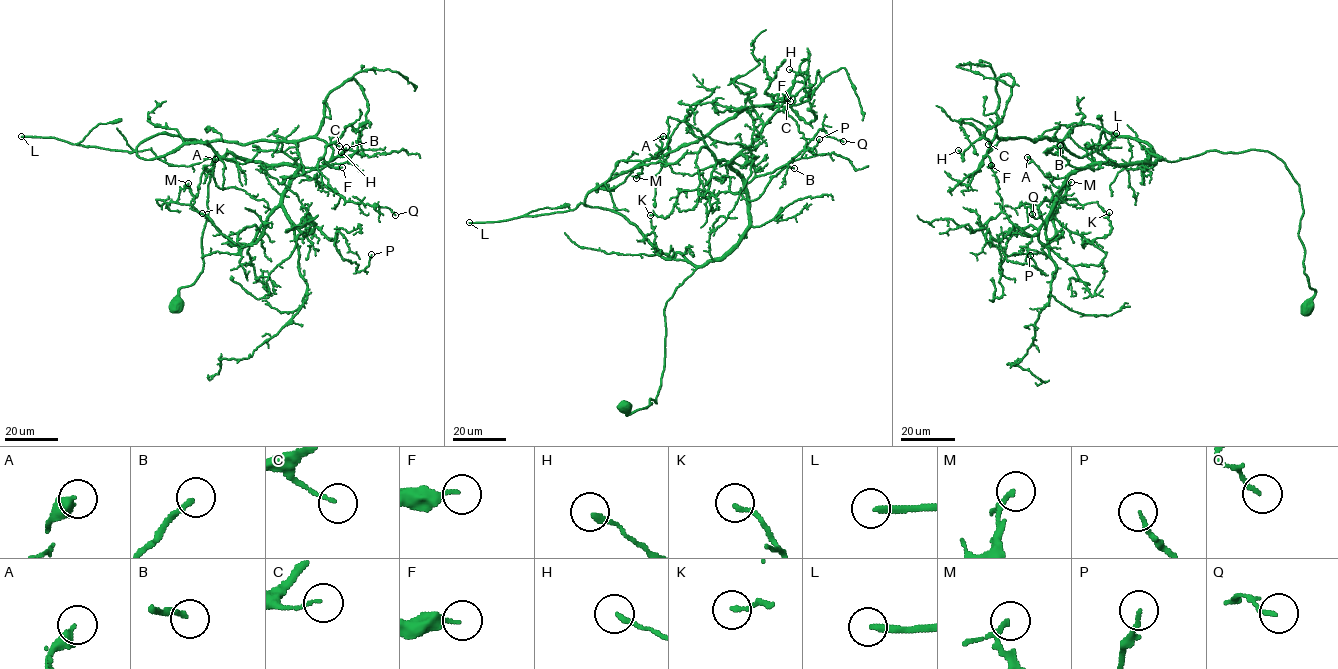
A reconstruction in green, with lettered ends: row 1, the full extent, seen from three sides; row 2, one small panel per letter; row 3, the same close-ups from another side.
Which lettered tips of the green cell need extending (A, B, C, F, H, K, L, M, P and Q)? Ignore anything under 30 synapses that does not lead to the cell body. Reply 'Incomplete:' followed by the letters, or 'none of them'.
Incomplete: L

